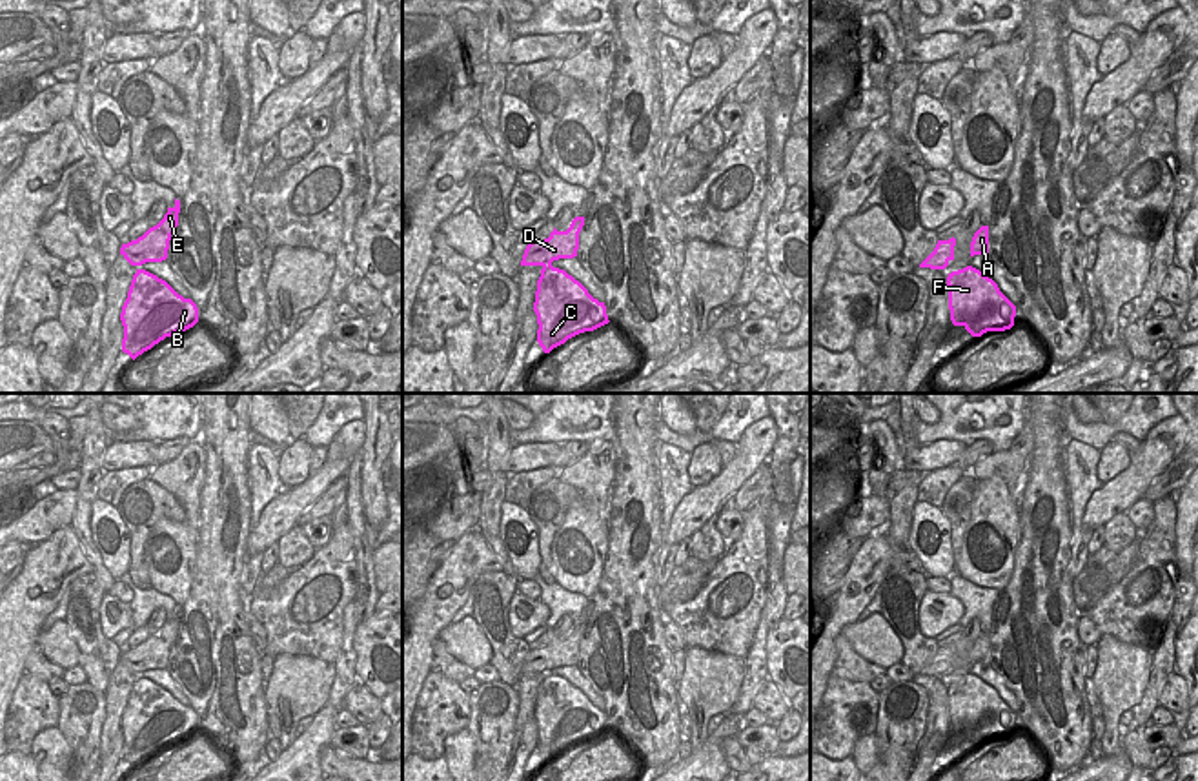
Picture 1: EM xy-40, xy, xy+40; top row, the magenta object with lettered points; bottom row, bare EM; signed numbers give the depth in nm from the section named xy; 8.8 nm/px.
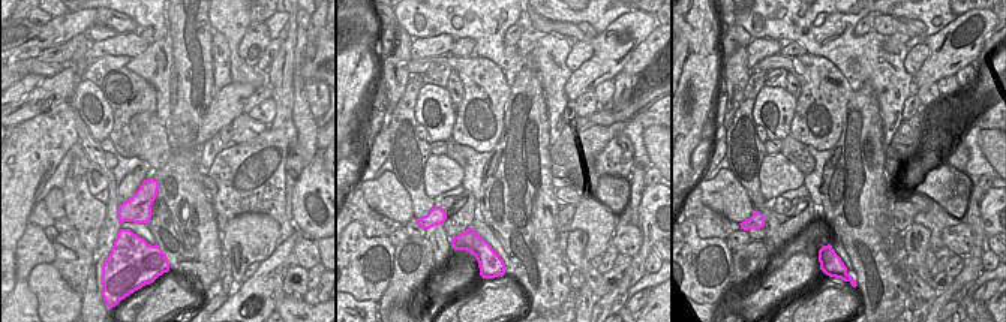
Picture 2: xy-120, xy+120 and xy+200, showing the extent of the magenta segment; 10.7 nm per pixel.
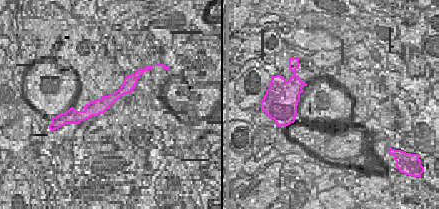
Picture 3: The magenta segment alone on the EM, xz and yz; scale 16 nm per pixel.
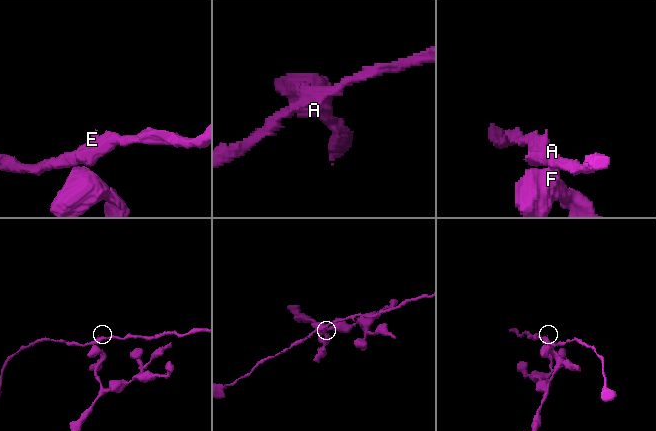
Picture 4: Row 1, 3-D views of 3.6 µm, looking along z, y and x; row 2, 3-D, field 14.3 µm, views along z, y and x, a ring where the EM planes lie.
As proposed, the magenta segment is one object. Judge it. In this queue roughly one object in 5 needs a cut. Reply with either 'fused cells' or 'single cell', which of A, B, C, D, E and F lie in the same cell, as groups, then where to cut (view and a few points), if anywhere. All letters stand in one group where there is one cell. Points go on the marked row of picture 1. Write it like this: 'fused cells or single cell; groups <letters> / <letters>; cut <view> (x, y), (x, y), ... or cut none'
fused cells; groups A D E / B C F; cut xy (543, 266), (552, 268)

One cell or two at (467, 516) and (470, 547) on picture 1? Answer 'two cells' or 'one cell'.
two cells

